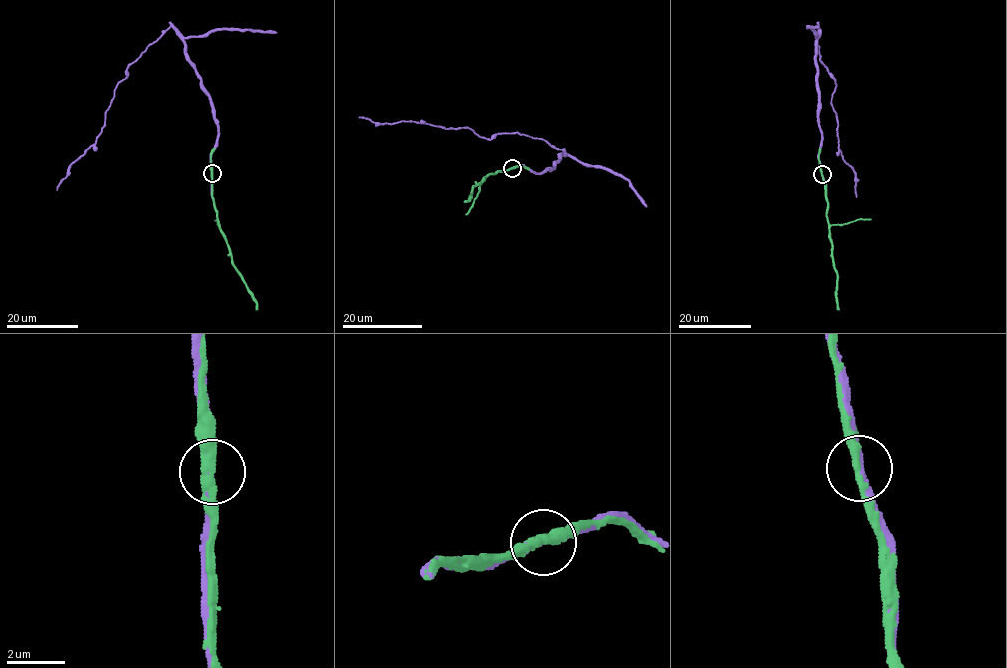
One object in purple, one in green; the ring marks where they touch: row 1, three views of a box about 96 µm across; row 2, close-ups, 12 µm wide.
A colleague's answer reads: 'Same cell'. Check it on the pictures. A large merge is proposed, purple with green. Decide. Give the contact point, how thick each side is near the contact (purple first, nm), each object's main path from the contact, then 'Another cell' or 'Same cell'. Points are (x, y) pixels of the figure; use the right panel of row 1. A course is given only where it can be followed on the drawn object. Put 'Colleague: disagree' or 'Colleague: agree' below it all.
Place: (822, 174). Thickness 260 nm (purple) against 240 nm. Course of purple: (821, 174), (815, 59), (818, 27), (820, 60), (836, 84), (831, 103), (838, 146), (854, 172), (856, 197). Course of green: (821, 174), (839, 310). Same cell
Colleague: agree

